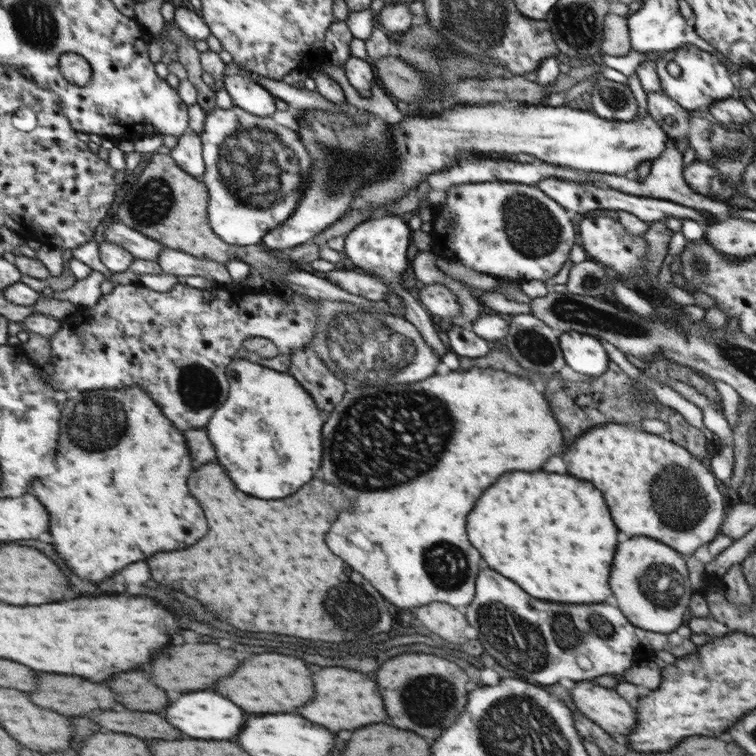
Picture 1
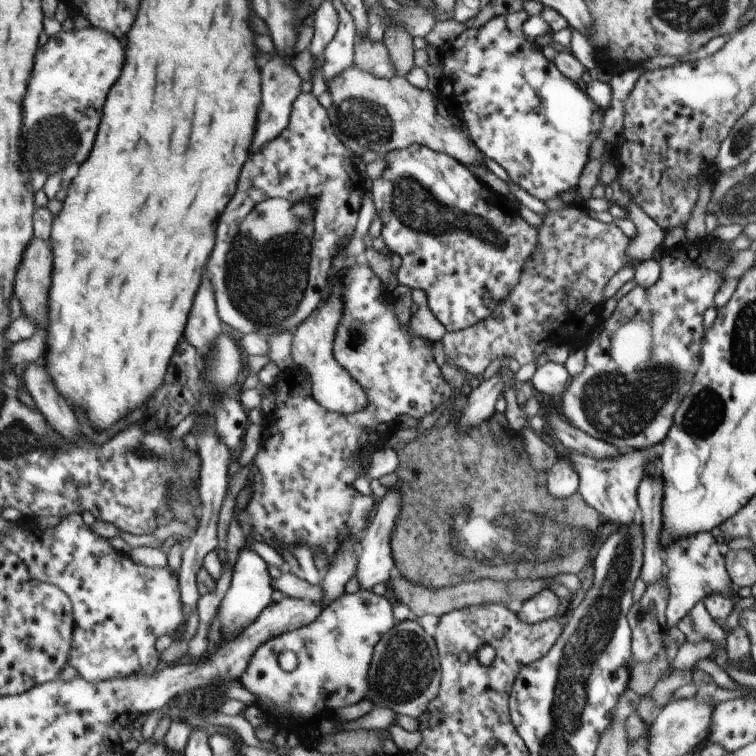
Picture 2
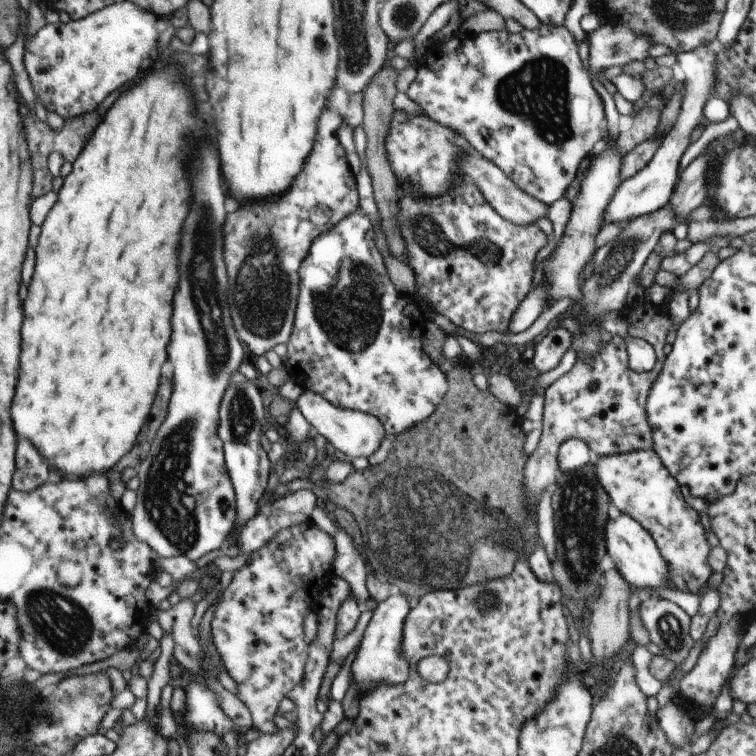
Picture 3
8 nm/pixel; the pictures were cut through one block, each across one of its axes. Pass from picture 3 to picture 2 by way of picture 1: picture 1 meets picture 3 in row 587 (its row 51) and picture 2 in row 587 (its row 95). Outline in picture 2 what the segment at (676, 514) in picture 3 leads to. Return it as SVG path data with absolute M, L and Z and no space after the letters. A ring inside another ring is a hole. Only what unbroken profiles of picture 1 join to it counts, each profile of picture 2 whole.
M700 532L689 538L677 538L673 544L669 544L662 550L665 562L665 584L667 584L667 604L664 610L665 624L667 628L673 628L677 622L685 616L693 605L705 596L713 594L723 594L733 598L733 606L737 604L738 596L736 590L728 580L725 570L724 556L717 550L718 544L709 532Z

